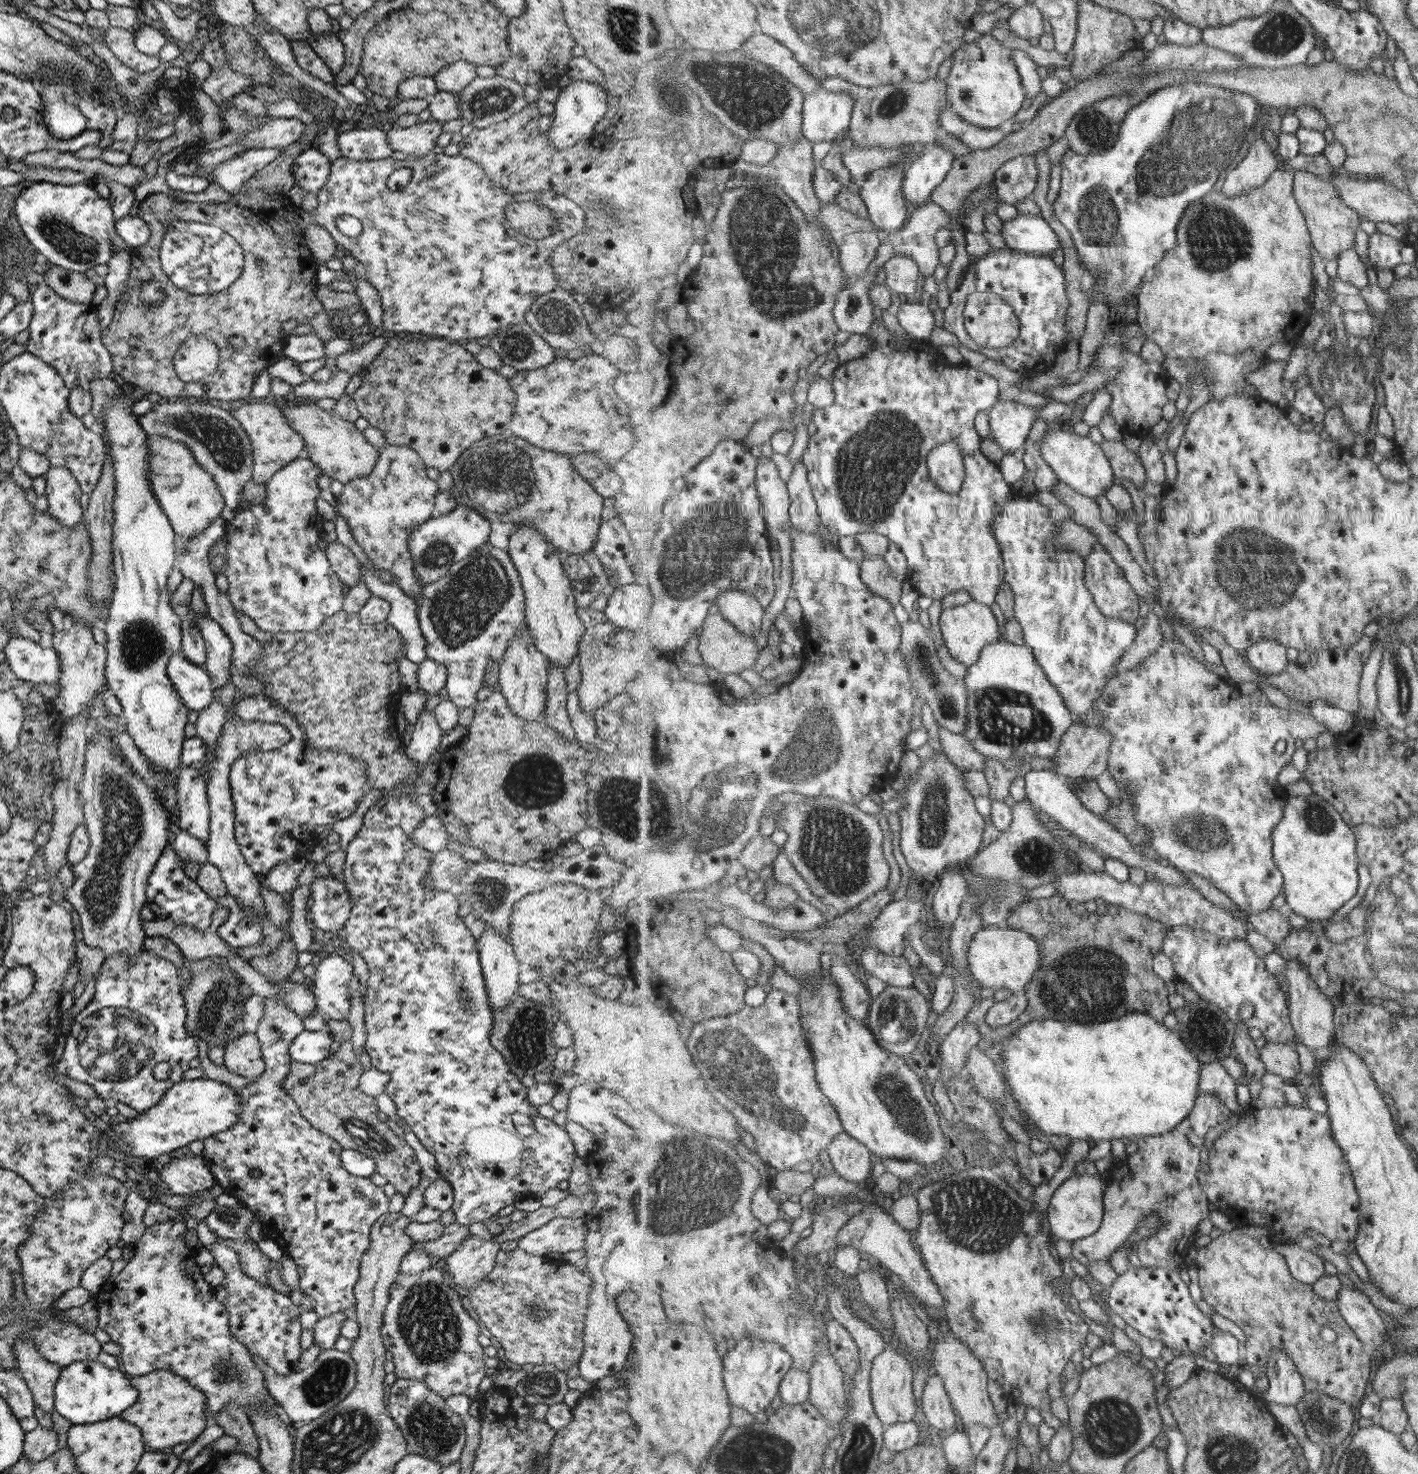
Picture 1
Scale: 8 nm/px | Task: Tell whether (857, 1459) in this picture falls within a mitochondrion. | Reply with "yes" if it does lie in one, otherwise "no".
yes

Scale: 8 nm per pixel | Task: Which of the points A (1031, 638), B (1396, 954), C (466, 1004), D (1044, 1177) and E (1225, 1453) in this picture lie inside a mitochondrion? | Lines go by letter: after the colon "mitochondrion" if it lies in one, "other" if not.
A: other
B: mitochondrion
C: mitochondrion
D: other
E: mitochondrion

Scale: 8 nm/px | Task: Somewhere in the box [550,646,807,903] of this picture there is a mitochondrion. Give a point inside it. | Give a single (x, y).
(632, 811)

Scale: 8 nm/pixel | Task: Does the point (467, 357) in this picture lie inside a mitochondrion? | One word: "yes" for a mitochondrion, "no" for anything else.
no

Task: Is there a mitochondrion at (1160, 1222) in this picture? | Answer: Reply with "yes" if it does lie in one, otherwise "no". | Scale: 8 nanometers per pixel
no

